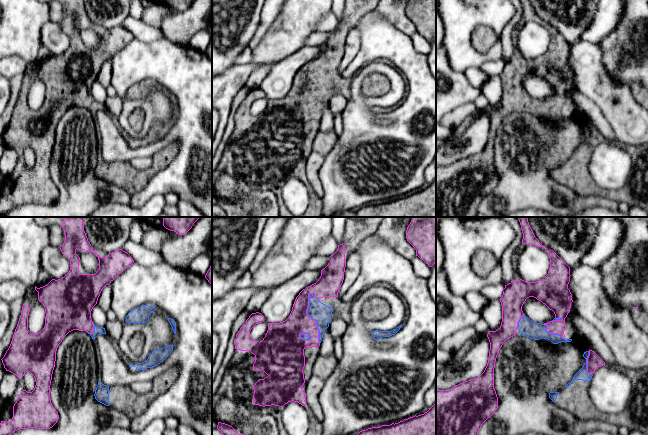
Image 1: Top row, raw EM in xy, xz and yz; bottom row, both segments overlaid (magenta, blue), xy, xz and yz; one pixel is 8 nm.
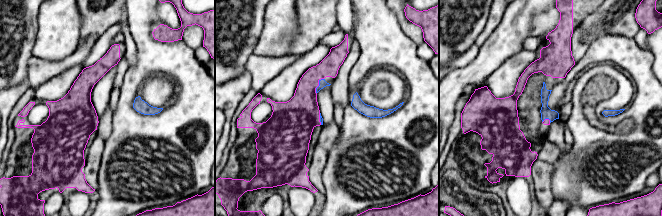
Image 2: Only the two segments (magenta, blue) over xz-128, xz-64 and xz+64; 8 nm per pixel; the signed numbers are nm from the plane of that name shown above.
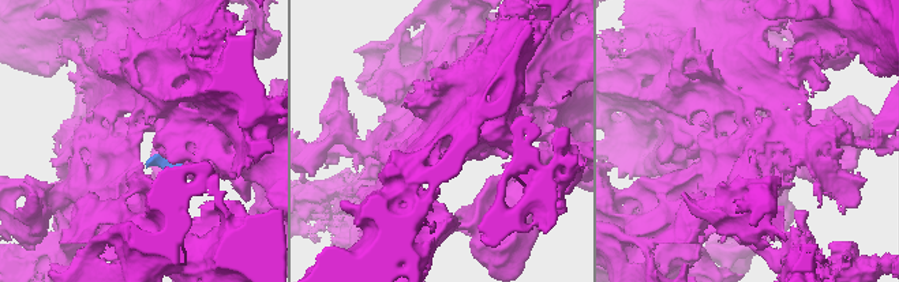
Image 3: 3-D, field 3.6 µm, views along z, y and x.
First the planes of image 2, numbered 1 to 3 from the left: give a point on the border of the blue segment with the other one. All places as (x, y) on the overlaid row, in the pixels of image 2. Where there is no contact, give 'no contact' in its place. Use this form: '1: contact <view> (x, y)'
1: no contact
2: contact xz-64 (318, 85)
3: contact xz+64 (546, 119)

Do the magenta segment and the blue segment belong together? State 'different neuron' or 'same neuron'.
same neuron

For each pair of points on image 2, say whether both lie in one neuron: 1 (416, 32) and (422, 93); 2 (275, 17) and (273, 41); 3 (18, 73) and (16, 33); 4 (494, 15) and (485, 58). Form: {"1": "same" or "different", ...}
{"1": "different", "2": "same", "3": "same", "4": "different"}

